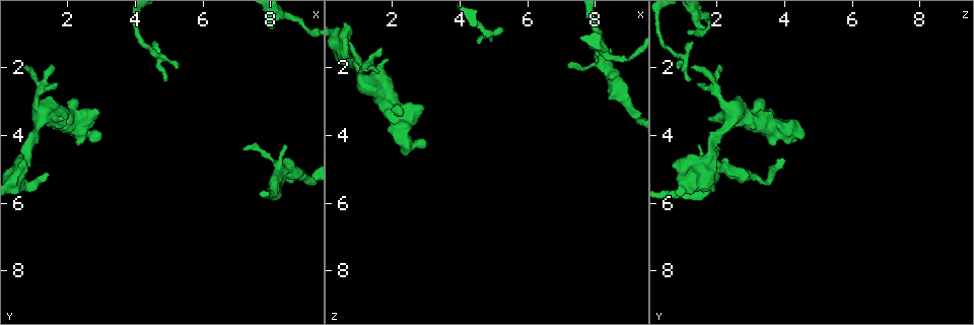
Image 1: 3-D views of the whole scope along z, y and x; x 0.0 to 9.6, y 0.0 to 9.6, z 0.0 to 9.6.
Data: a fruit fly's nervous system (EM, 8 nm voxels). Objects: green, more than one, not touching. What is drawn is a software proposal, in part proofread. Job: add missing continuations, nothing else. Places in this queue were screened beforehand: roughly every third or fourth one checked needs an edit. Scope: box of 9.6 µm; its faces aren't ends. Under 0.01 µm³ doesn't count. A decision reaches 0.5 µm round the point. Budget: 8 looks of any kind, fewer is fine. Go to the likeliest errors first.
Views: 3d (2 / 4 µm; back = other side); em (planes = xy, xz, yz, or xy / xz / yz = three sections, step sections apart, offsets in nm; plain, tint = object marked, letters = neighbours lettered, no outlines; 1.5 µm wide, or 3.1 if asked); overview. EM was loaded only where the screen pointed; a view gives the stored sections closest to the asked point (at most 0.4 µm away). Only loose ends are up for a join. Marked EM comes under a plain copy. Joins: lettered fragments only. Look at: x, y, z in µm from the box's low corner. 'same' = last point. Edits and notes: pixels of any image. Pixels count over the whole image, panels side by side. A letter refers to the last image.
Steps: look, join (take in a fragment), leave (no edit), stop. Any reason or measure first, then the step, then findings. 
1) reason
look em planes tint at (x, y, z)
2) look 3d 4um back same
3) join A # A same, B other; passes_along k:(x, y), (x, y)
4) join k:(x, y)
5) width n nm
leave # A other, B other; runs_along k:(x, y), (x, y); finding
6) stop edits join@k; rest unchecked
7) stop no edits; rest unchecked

branch stops here
look em planes letters at (8.05, 0.80, 1.65)

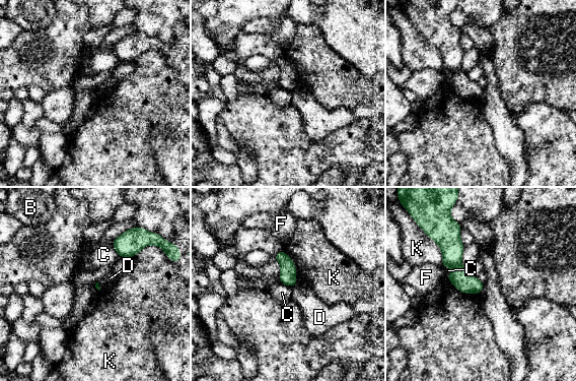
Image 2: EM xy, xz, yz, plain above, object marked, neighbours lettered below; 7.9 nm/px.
leave # B other, C other, D other, F other, K other; border 2:(112, 241), (114, 249), (120, 256); none of them fits

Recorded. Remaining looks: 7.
branch stops here
look em xy step 8 letters at (7.20, 4.35, 1.85)

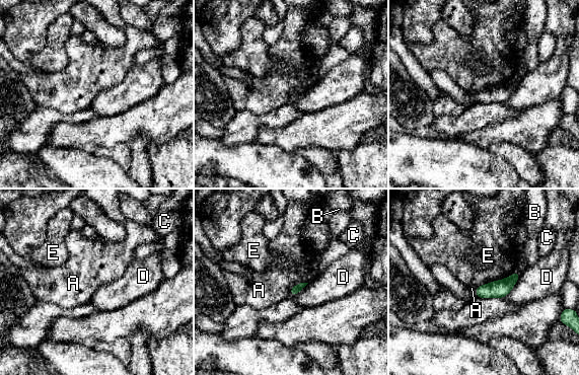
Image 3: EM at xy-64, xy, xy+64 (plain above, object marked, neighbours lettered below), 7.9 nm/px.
another direction
look em planes letters same

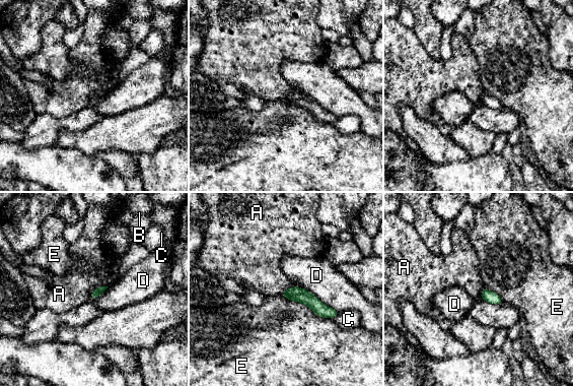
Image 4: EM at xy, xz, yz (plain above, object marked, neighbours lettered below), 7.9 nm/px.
leave # A other, B other, C other, D other, E other; border 4:(108, 285), (95, 287), (89, 299); no lettered fragment goes on from it

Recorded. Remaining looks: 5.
branch stops here
look 3d 2um at (1.60, 2.50, 1.40)

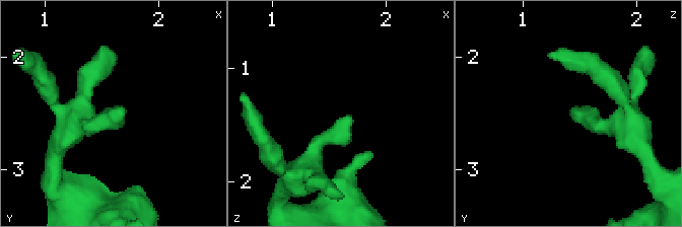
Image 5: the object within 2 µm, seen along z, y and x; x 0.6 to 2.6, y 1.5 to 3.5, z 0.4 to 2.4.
look em planes letters at (1.66, 2.48, 1.40)

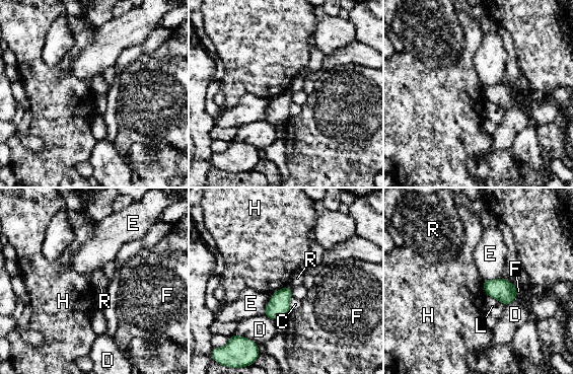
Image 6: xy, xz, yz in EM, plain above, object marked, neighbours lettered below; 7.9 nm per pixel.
leave # C other, D other, E other, F other, H other, L other, R other; border 6:(287, 285), (272, 294); none of them fits

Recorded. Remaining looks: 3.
stop no edits; rest unchecked

